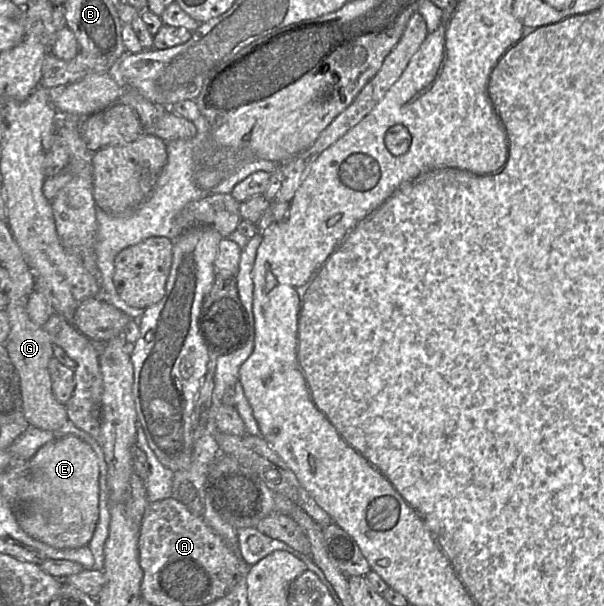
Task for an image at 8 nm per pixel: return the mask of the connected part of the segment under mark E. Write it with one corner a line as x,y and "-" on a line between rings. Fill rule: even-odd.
65,435
42,446
28,462
28,474
18,480
17,513
20,528
30,537
56,549
88,546
99,518
99,466
89,444
75,435

